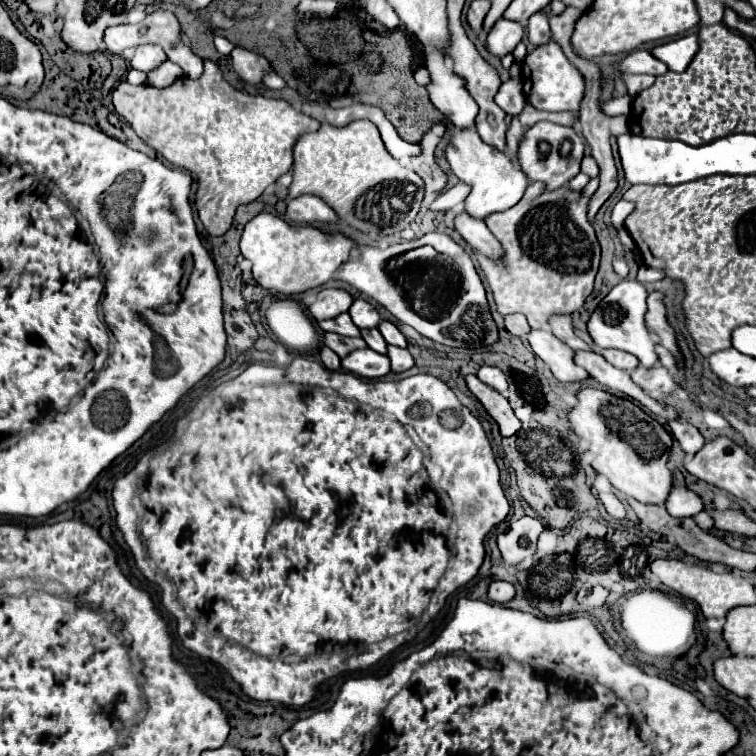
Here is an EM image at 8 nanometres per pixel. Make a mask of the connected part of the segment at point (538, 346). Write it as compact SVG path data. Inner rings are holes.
M532 330L528 334L528 342L534 354L550 366L552 374L560 382L580 382L588 376L588 372L582 366L574 364L574 352L566 348L566 344L562 344L552 332Z

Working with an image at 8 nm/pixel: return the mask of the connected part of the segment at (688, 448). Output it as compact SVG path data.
M672 418L672 420L668 420L668 426L670 426L670 432L674 432L672 436L678 440L678 444L682 446L682 450L686 454L698 452L698 448L702 448L704 438L690 422L684 422L680 418Z

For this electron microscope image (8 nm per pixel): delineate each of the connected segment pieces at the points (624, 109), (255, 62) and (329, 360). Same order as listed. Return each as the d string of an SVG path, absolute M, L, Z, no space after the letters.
M628 94L615 97L614 100L601 103L602 111L608 116L629 115L631 113L633 98Z
M234 48L230 56L232 56L234 70L246 84L252 84L252 86L262 84L264 72L270 70L270 64L262 56L256 56L254 52L248 52L244 48Z
M322 346L320 350L320 360L328 370L340 370L340 358L336 352L332 352L328 346Z

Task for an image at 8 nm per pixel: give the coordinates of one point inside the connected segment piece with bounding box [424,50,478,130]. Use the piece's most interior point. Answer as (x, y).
(447, 92)

